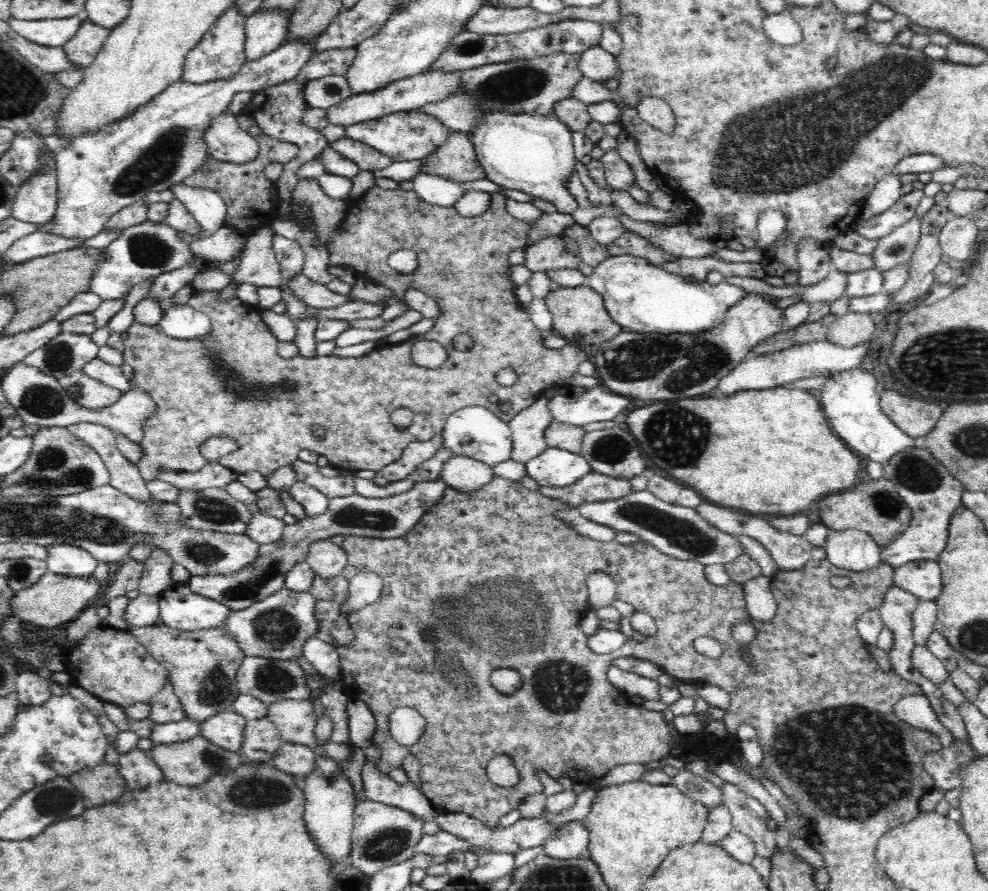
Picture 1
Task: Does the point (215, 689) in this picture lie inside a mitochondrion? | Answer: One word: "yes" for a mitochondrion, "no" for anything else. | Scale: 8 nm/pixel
yes

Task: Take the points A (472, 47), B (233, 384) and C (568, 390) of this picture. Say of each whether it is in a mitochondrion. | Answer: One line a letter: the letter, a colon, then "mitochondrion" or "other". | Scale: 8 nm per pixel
A: mitochondrion
B: mitochondrion
C: other

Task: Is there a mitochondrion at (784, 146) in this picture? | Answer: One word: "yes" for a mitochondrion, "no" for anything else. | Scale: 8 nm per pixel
yes

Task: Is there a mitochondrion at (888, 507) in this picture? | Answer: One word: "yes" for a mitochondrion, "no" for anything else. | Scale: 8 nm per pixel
yes

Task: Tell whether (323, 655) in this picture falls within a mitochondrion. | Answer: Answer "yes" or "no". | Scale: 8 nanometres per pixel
no

